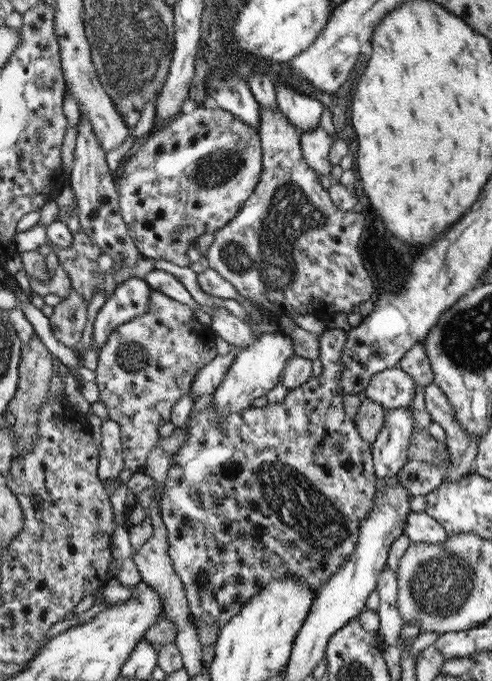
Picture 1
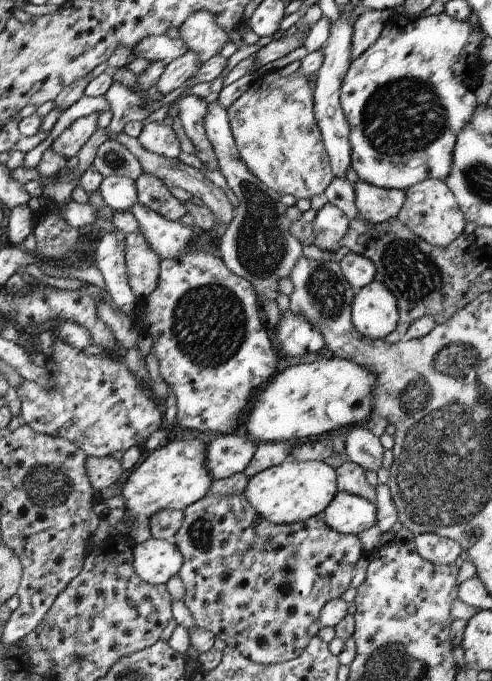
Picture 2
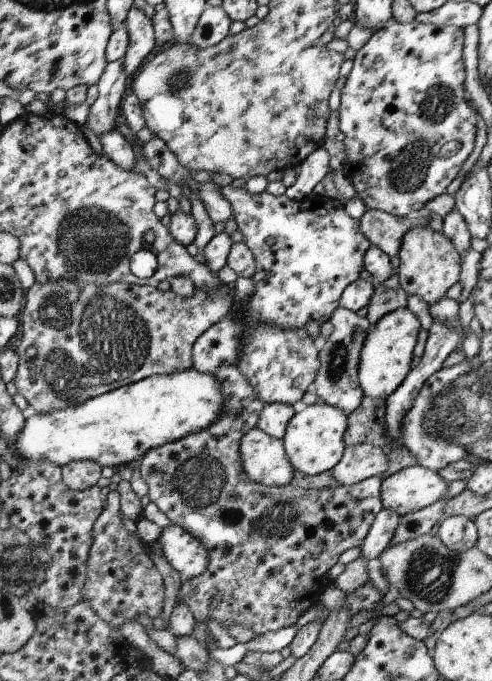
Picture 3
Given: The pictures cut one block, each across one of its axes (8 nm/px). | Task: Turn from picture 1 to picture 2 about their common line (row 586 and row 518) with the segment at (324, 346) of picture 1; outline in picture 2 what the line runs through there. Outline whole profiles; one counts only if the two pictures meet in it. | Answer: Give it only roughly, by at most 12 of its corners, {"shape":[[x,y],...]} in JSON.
{"shape":[[244,494],[184,509],[183,601],[261,665],[302,654],[366,554]]}

